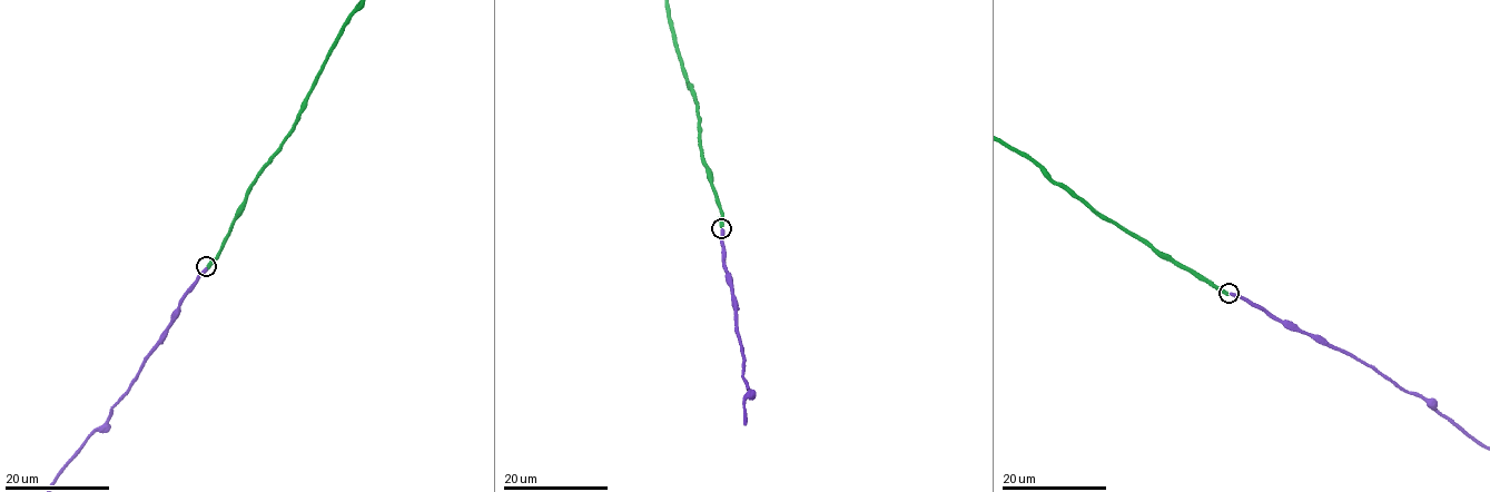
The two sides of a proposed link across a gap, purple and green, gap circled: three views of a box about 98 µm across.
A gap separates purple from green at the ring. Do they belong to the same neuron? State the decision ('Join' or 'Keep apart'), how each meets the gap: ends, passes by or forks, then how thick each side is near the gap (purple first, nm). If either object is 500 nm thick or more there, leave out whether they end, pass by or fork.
Join. At the ring purple ends. At the ring green ends. Thickness 400 nm (purple) against 360 nm

